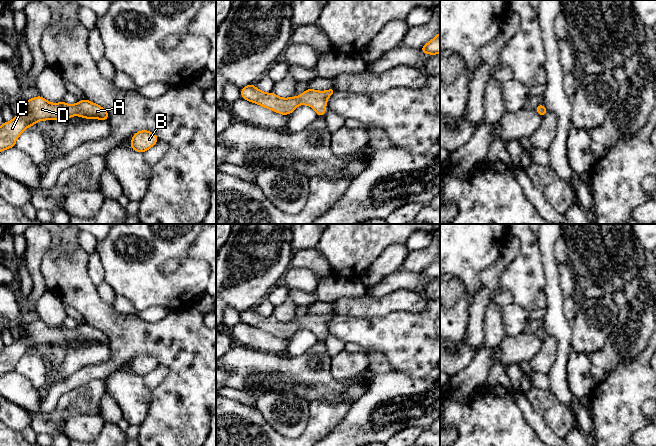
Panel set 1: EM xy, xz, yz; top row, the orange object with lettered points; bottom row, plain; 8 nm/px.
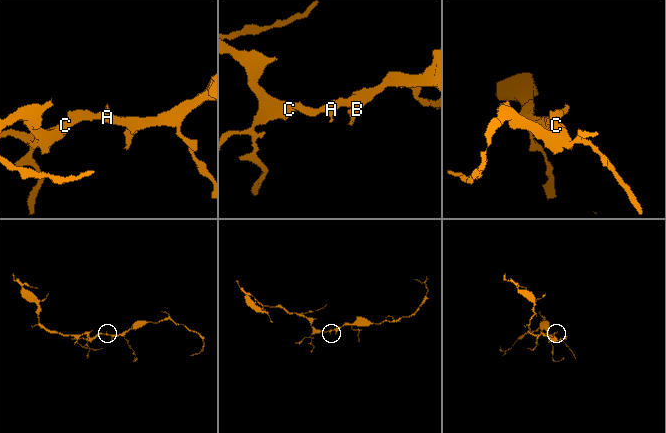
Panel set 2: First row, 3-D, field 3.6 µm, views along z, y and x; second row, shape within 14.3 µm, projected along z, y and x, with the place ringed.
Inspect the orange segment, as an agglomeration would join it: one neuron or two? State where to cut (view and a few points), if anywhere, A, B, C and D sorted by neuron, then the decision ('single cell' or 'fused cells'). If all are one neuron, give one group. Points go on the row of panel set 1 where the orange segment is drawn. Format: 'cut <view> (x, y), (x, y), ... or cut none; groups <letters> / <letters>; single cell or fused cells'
cut none; groups A B C D; single cell

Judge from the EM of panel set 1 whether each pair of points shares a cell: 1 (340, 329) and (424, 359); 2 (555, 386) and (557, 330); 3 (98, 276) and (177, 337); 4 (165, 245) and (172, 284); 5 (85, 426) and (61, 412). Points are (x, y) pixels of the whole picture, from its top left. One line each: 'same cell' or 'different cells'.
1: same cell
2: same cell
3: different cells
4: same cell
5: different cells

